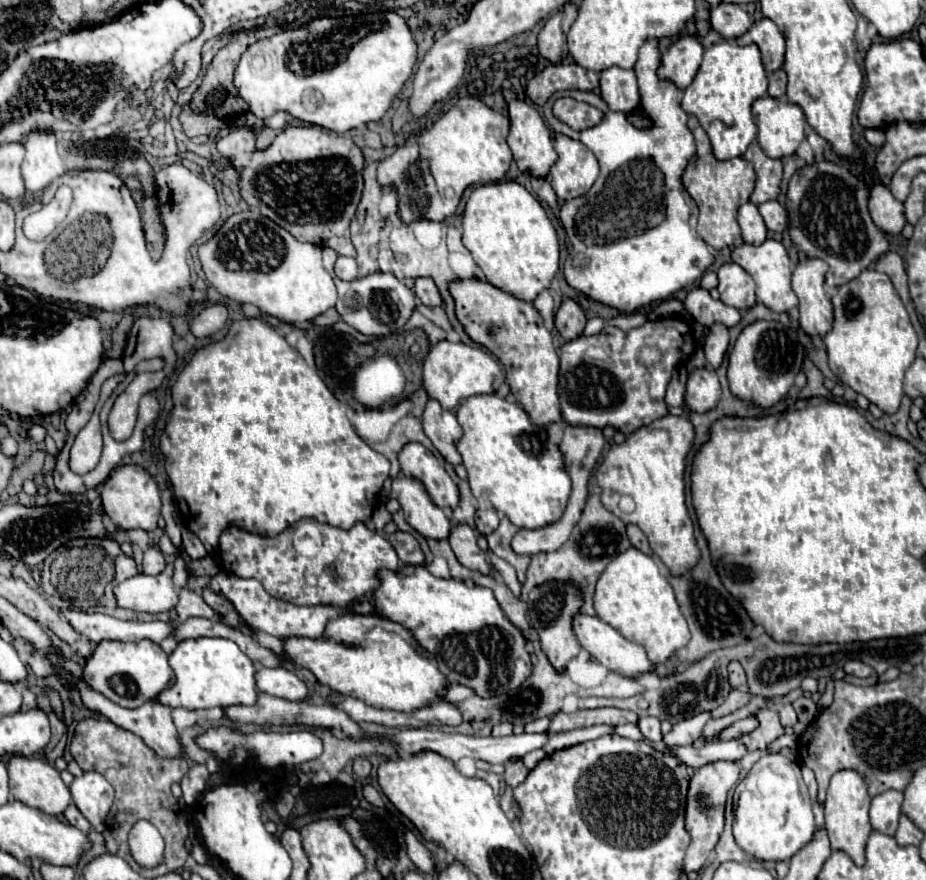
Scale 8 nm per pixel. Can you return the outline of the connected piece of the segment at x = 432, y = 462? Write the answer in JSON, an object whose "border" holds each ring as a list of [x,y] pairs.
{"border":[[[410,442],[406,444],[398,454],[402,474],[416,478],[432,502],[440,508],[456,508],[458,506],[458,486],[452,482],[444,466],[438,462],[438,458],[426,450],[422,444]]]}

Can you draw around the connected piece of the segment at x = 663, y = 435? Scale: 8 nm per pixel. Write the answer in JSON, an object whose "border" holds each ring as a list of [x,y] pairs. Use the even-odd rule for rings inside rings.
{"border":[[[666,414],[656,422],[650,422],[648,426],[638,428],[636,432],[628,434],[622,444],[612,444],[606,452],[602,464],[596,468],[596,480],[600,482],[602,490],[602,504],[614,512],[618,518],[622,518],[626,524],[636,524],[648,538],[650,548],[660,560],[670,568],[672,574],[682,574],[684,570],[692,568],[700,556],[694,540],[694,528],[692,520],[688,518],[688,510],[684,504],[684,460],[694,440],[694,426],[686,416],[672,416]],[[622,494],[628,494],[636,502],[636,510],[632,514],[624,514],[618,508],[618,500]]]}

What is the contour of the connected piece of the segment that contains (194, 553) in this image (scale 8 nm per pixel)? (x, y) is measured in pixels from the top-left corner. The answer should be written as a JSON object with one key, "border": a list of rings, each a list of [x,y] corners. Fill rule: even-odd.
{"border":[[[182,528],[182,540],[184,540],[184,548],[192,560],[201,559],[208,555],[204,544],[200,542],[200,538],[196,538],[196,534],[192,534],[192,530]]]}

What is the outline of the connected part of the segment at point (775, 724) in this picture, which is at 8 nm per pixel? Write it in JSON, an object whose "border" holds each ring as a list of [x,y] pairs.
{"border":[[[758,710],[754,716],[760,722],[758,728],[752,730],[752,732],[748,732],[748,734],[742,734],[738,738],[738,742],[744,744],[748,750],[762,750],[774,738],[778,738],[780,734],[784,734],[784,726],[780,724],[778,712],[774,712],[774,710]]]}

